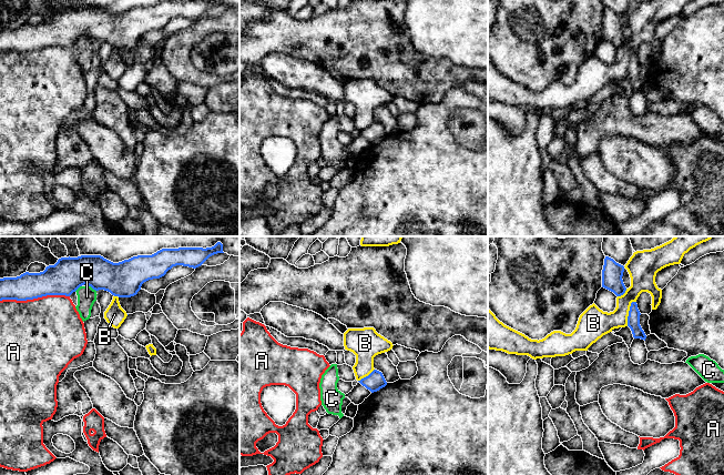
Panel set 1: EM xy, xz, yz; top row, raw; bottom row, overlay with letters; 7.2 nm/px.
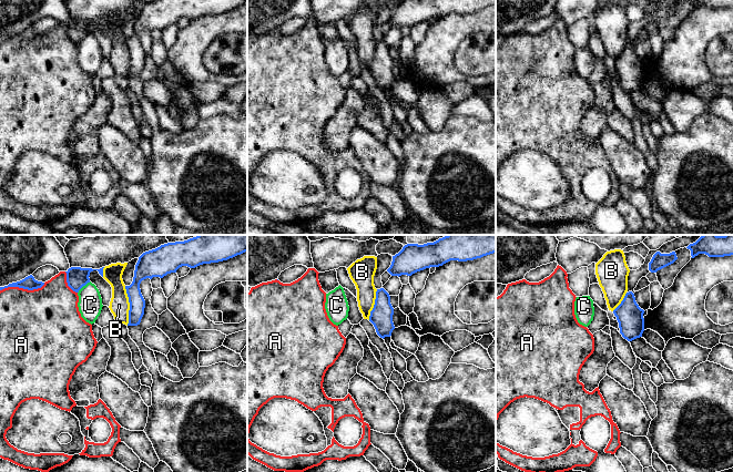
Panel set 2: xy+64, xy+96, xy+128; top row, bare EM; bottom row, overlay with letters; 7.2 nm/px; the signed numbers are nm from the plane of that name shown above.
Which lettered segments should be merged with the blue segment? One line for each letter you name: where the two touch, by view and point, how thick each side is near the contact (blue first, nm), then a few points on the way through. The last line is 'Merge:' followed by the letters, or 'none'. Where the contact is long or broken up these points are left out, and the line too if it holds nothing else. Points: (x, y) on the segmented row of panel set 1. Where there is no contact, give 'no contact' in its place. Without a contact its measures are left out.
Merge: none

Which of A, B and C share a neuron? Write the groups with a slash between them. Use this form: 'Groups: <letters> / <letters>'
Groups: A / B / C

